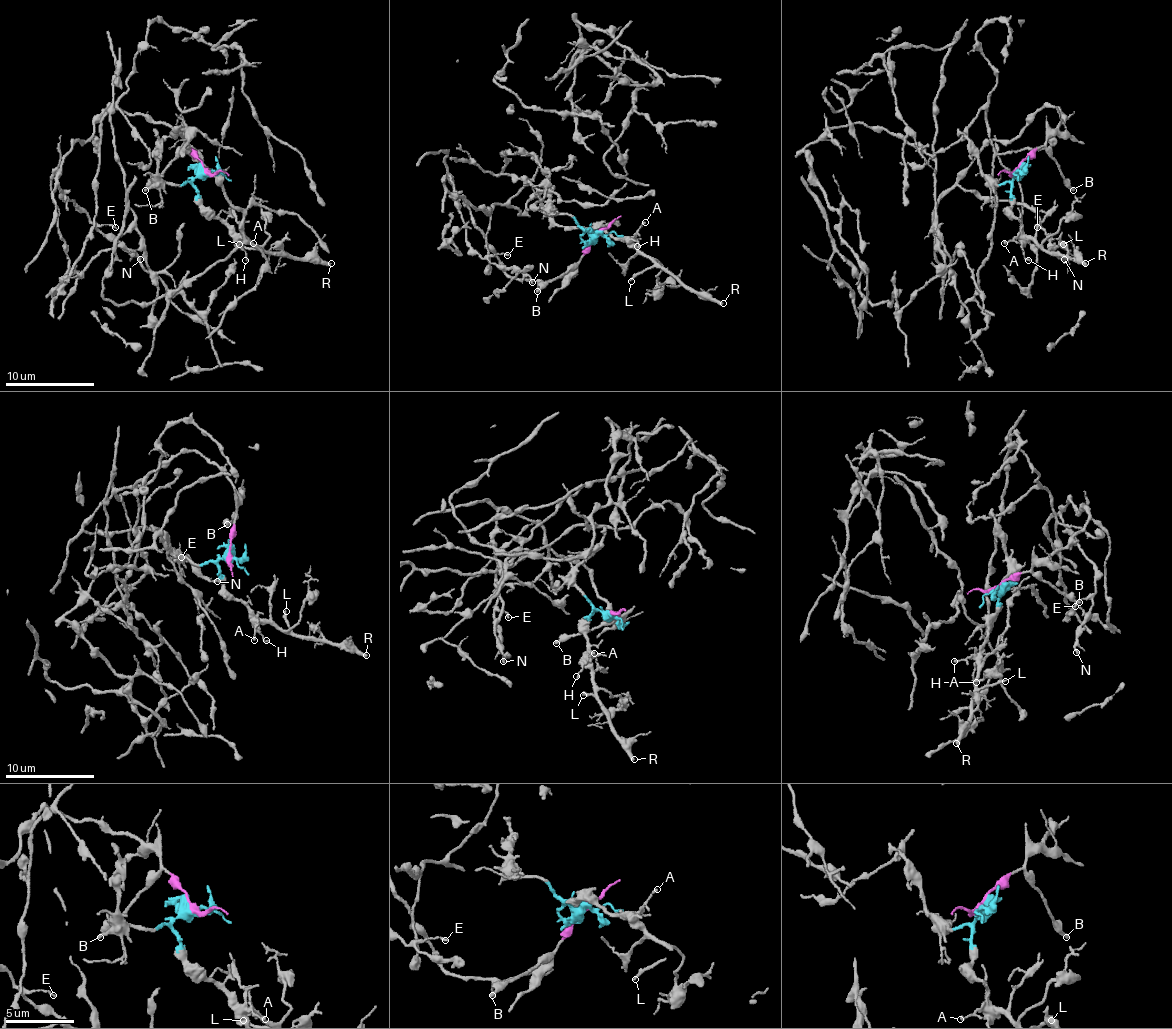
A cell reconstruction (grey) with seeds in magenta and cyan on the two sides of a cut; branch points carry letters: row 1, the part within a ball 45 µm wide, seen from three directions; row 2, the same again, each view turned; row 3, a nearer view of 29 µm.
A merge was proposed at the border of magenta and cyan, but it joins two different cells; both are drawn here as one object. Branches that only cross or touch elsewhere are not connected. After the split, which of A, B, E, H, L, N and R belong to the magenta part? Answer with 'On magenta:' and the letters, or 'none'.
On magenta: B, E, N

